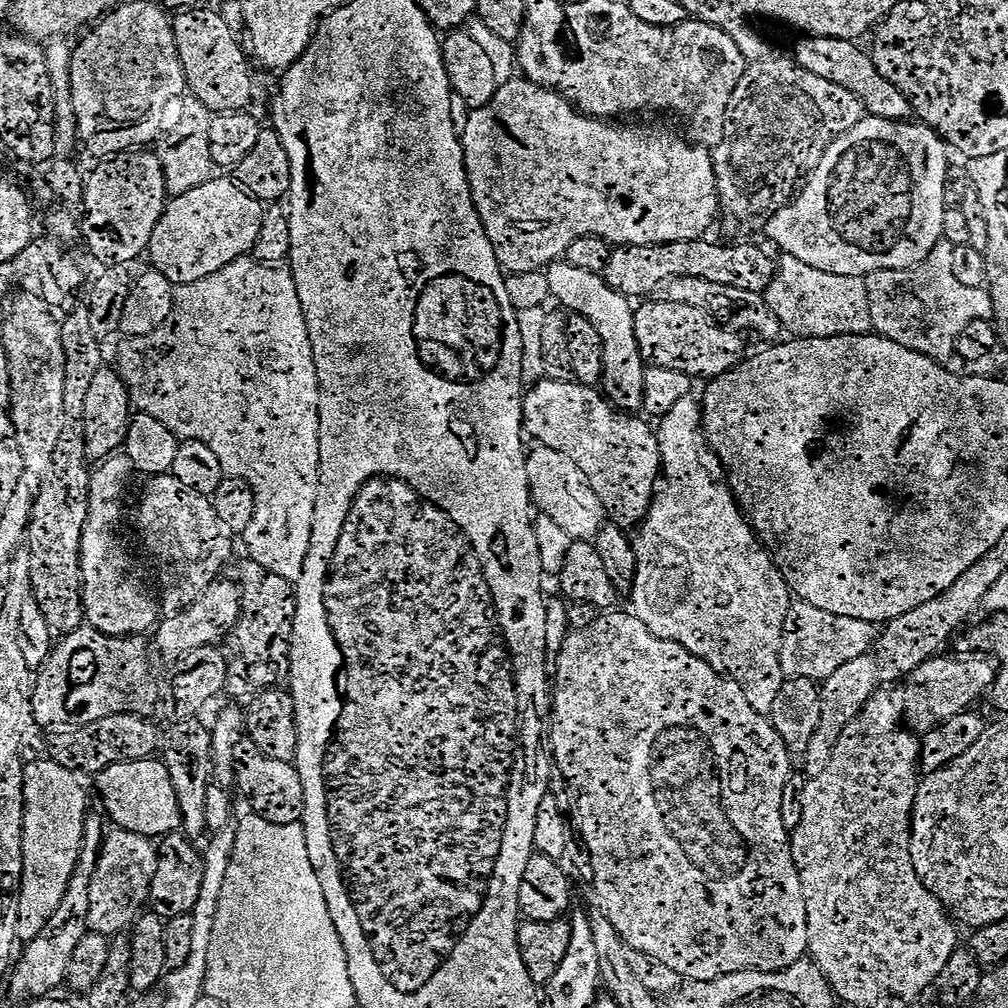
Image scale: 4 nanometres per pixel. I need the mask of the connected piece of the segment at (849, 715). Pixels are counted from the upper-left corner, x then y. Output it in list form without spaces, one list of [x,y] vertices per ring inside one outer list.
[[[871,655],[854,658],[854,662],[848,662],[846,666],[842,666],[842,670],[837,670],[830,674],[830,678],[822,681],[822,718],[818,721],[818,730],[814,730],[814,738],[810,738],[810,746],[802,757],[805,777],[814,778],[822,774],[826,766],[830,766],[830,758],[834,758],[834,750],[838,747],[838,738],[842,738],[846,726],[859,717],[868,700],[875,697],[877,692],[876,662]]]

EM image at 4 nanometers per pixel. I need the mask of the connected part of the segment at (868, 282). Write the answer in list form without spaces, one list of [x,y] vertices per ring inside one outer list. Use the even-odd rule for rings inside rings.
[[[941,242],[936,245],[919,273],[920,284],[908,280],[908,272],[875,272],[864,280],[870,298],[873,329],[890,342],[898,342],[898,346],[937,362],[953,359],[956,339],[966,326],[979,320],[992,320],[994,316],[991,291],[967,289],[954,278],[952,251],[951,244]]]

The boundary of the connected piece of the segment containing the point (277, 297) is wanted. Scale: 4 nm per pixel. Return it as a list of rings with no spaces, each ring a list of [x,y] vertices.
[[[251,255],[230,262],[218,274],[202,278],[193,284],[181,284],[175,289],[176,303],[170,318],[158,330],[145,336],[125,339],[120,348],[118,371],[128,387],[128,397],[137,413],[158,418],[166,430],[170,430],[181,441],[202,442],[214,450],[218,462],[222,462],[225,477],[244,480],[256,496],[256,509],[250,526],[242,534],[242,540],[248,543],[248,552],[255,563],[260,564],[265,572],[272,572],[278,578],[297,581],[302,578],[304,563],[310,550],[310,534],[314,522],[314,506],[318,502],[320,485],[320,451],[318,450],[318,430],[320,429],[320,383],[318,370],[314,366],[314,350],[310,346],[310,334],[306,330],[306,318],[302,314],[302,302],[298,298],[296,283],[291,271],[284,266],[259,264]]]

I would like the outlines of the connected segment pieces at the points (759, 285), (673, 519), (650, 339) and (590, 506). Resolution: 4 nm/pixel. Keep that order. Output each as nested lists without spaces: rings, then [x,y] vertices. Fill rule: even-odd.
[[[701,238],[673,244],[617,247],[610,254],[610,262],[606,265],[603,278],[618,294],[629,298],[651,297],[663,289],[667,280],[682,278],[702,278],[718,286],[763,294],[767,292],[770,282],[774,282],[777,267],[775,259],[771,260],[762,249],[755,248],[752,244],[726,248],[722,244],[711,244],[708,238]]]
[[[695,395],[683,398],[674,410],[658,420],[658,435],[660,437],[660,470],[662,479],[659,481],[656,495],[652,497],[652,505],[648,511],[648,517],[639,525],[634,536],[634,545],[637,556],[637,580],[630,597],[631,611],[645,624],[658,638],[678,642],[690,654],[694,654],[702,662],[709,664],[715,672],[730,679],[746,694],[746,702],[758,710],[760,716],[771,717],[774,710],[774,698],[778,698],[778,690],[782,690],[786,679],[780,661],[782,650],[782,638],[786,626],[786,614],[792,609],[794,597],[788,584],[782,578],[778,566],[772,561],[772,555],[760,542],[747,516],[740,511],[740,505],[736,502],[736,496],[728,487],[724,479],[726,473],[719,460],[716,459],[711,448],[708,447],[708,438],[704,434],[704,410],[701,401]]]
[[[652,298],[641,304],[644,305],[635,309],[634,338],[638,338],[638,350],[646,365],[680,371],[693,378],[715,378],[740,367],[745,359],[745,337],[713,322],[707,312],[666,302],[663,298]]]
[[[536,446],[527,453],[526,474],[528,475],[528,494],[538,509],[539,515],[551,518],[572,541],[594,541],[596,535],[606,524],[606,513],[598,494],[590,486],[586,474],[558,450]]]

